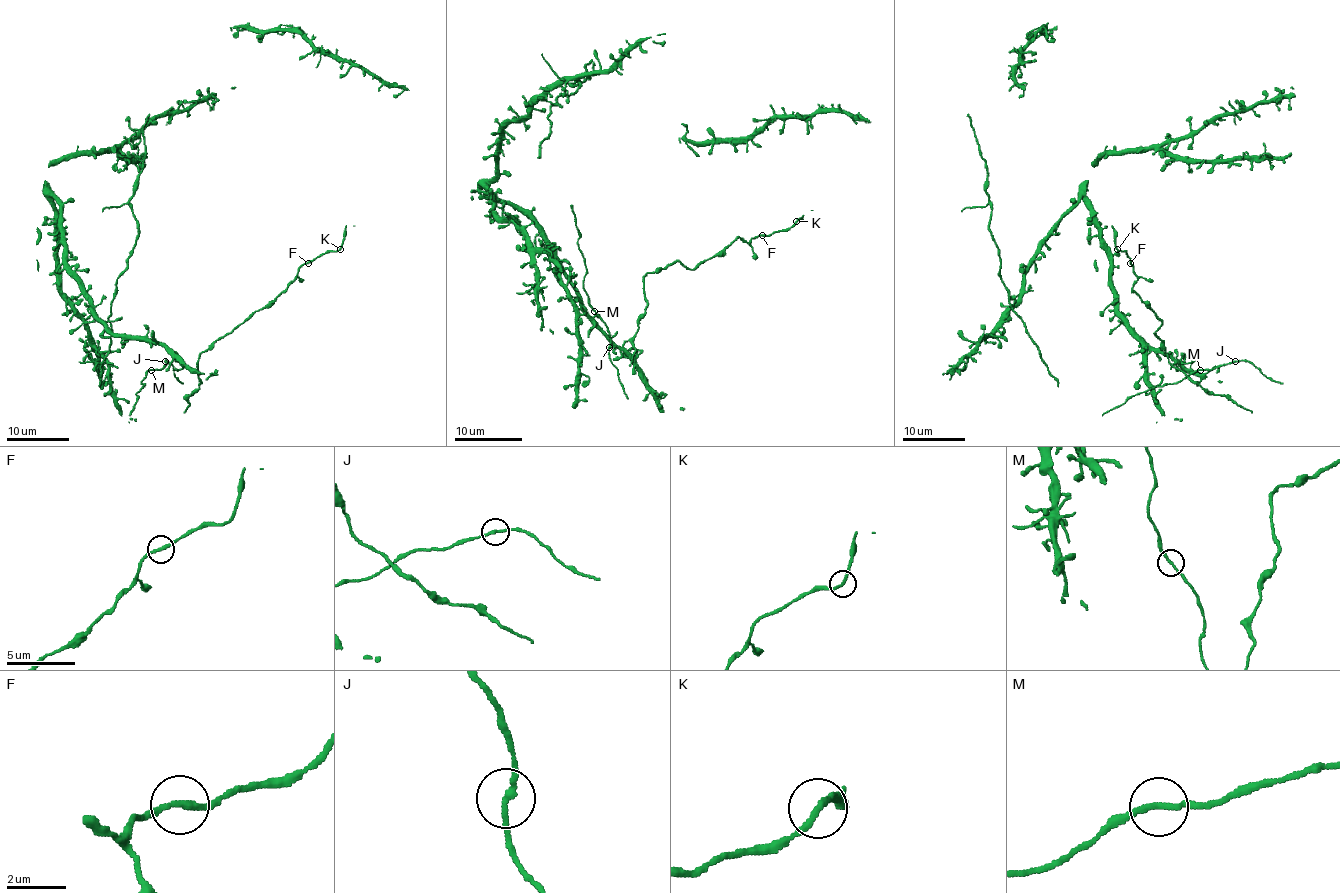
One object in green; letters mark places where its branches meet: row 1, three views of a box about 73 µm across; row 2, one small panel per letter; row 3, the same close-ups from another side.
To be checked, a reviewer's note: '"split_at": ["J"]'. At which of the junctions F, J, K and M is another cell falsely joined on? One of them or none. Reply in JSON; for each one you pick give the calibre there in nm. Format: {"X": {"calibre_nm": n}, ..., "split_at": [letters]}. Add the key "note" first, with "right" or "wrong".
{"note": "wrong", "split_at": []}

